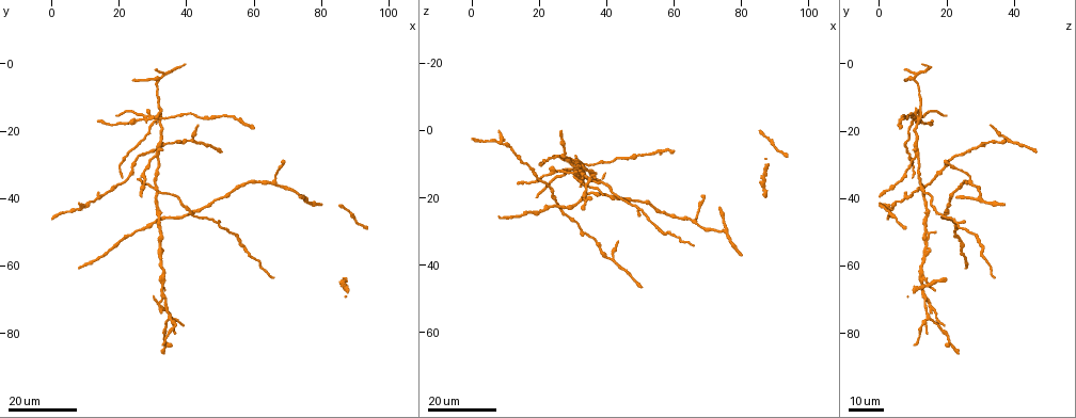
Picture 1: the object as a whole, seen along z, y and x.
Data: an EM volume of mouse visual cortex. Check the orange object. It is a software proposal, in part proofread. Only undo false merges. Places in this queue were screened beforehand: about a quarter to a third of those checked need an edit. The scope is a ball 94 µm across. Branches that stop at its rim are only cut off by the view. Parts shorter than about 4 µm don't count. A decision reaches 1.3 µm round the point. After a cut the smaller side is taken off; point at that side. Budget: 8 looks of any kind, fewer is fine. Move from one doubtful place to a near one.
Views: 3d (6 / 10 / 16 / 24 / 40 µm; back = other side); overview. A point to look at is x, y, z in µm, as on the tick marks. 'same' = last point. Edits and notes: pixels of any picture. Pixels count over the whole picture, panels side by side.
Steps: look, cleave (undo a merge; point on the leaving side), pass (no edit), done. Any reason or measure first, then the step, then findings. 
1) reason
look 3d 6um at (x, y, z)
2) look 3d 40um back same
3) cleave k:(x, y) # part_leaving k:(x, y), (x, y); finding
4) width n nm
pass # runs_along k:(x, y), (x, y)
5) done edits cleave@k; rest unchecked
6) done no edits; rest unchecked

thin neck
look 3d 24um at (36.5, 77.5, 12.5)

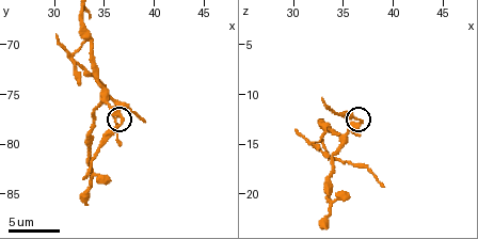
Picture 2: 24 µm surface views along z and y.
look 3d 6um at (36.8, 77.6, 12.6)

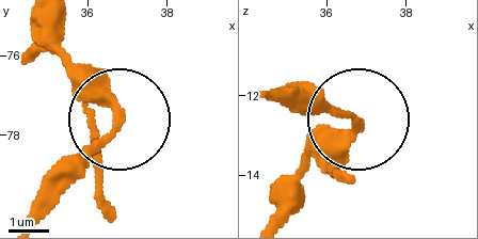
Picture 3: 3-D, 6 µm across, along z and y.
pass # runs_along 3:(38, 26), (116, 117), (28, 217); continuous, no second cell

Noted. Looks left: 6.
three-way junction
look 3d 24um at (33.0, 62.5, 12.5)

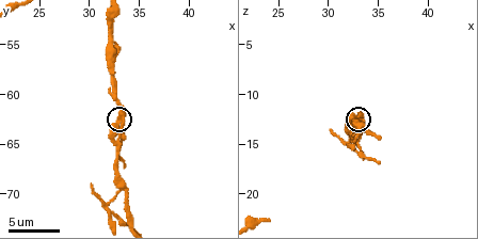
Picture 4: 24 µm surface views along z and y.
zoom in
look 3d 10um same

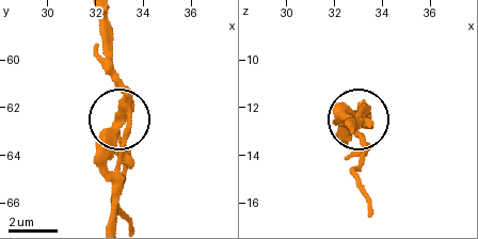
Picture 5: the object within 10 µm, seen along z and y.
arms 3
cleave 5:(363, 140) # a second cell is stuck on

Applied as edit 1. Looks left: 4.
four-way junction
look 3d 16um at (31.5, 27.0, 11.5)

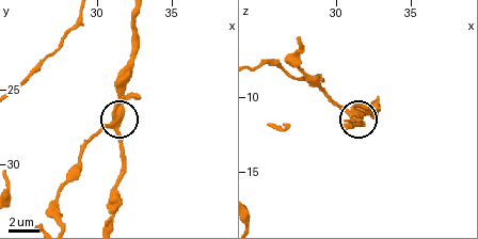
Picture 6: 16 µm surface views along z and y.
look 3d 6um at (31.0, 27.0, 11.0)

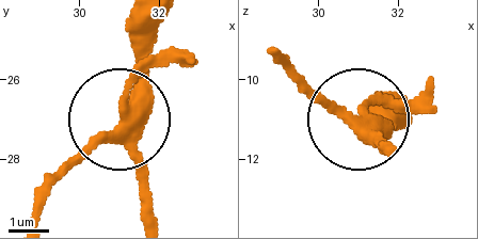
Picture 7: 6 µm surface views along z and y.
side_arm 19 um
pass # runs_along 7:(382, 145), (284, 57); all the same cell

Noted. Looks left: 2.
look 3d 24um at (31.0, 37.0, 13.0)

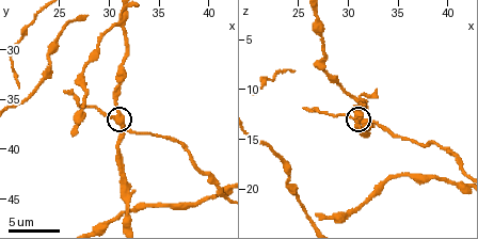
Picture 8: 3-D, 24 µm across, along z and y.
zoom in
look 3d 10um at (30.2, 36.8, 13.0)

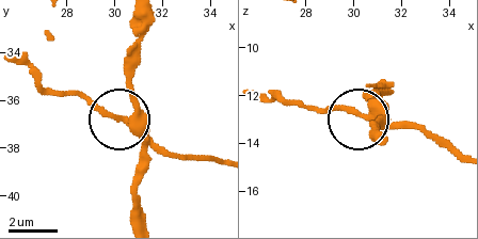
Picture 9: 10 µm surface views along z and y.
cleave 9:(170, 153) # part_leaving 9:(143, 132), (177, 154), (220, 159); a second cell is stuck on

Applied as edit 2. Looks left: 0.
done edits cleave@5, cleave@9; rest unchecked

